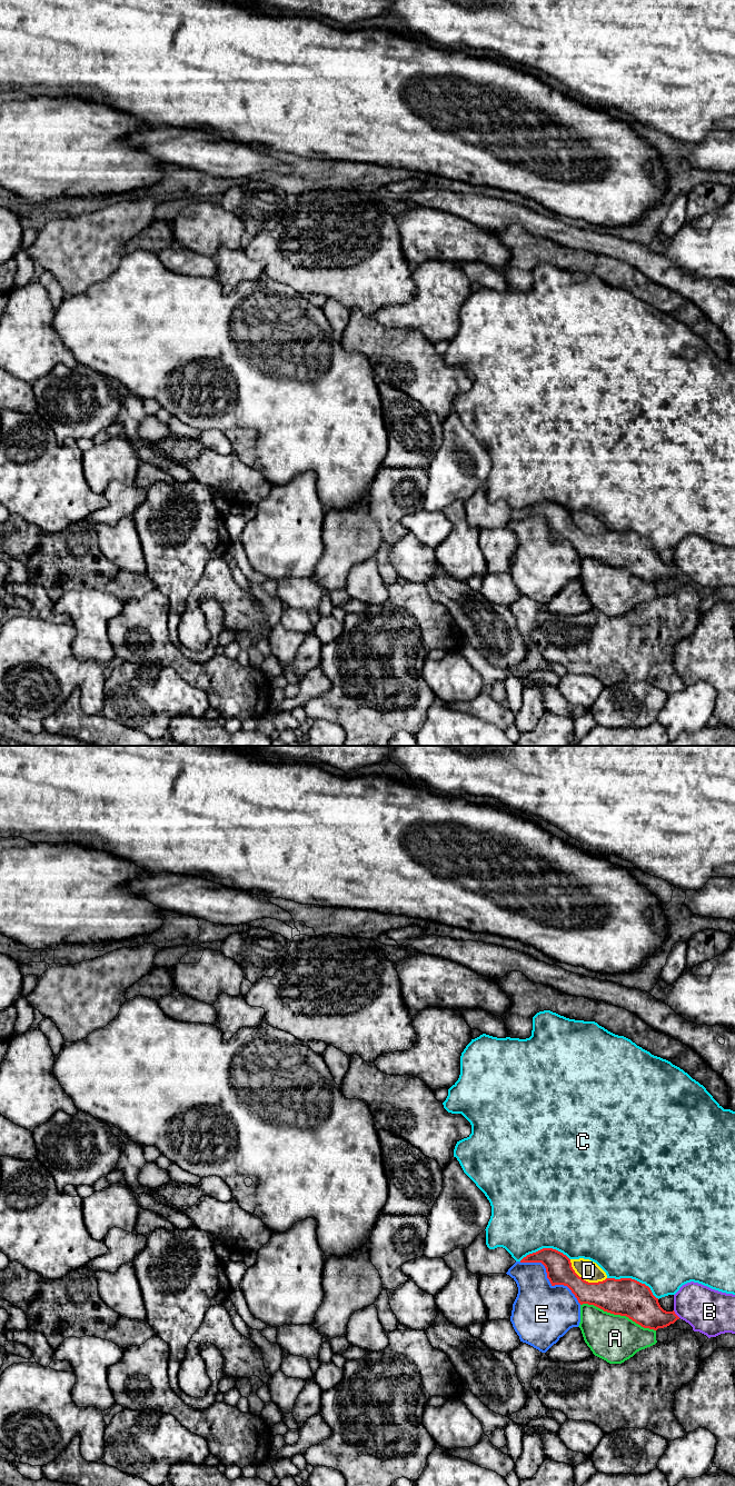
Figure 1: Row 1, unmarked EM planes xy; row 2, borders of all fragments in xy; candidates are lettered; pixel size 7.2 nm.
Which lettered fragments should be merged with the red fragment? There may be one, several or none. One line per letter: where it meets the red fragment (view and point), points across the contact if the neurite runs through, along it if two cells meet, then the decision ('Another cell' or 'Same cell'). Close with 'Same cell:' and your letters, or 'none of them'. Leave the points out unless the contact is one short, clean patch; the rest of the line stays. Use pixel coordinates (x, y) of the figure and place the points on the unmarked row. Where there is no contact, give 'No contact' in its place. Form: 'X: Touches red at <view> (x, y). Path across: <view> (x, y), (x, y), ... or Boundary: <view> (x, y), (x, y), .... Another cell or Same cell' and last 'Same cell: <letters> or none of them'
A: Touches red at xy (618, 567). Another cell
B: Touches red at xy (675, 567). Another cell
C: Touches red at xy (634, 532). Another cell
D: Touches red at xy (585, 534). Boundary: xy (569, 512), (572, 521), (584, 532), (602, 535), (606, 531). Another cell
E: Touches red at xy (548, 531). Another cell
Same cell: none of them

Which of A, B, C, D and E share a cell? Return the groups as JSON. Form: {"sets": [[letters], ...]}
{"sets": [["A"], ["B"], ["C"], ["D"], ["E"]]}

